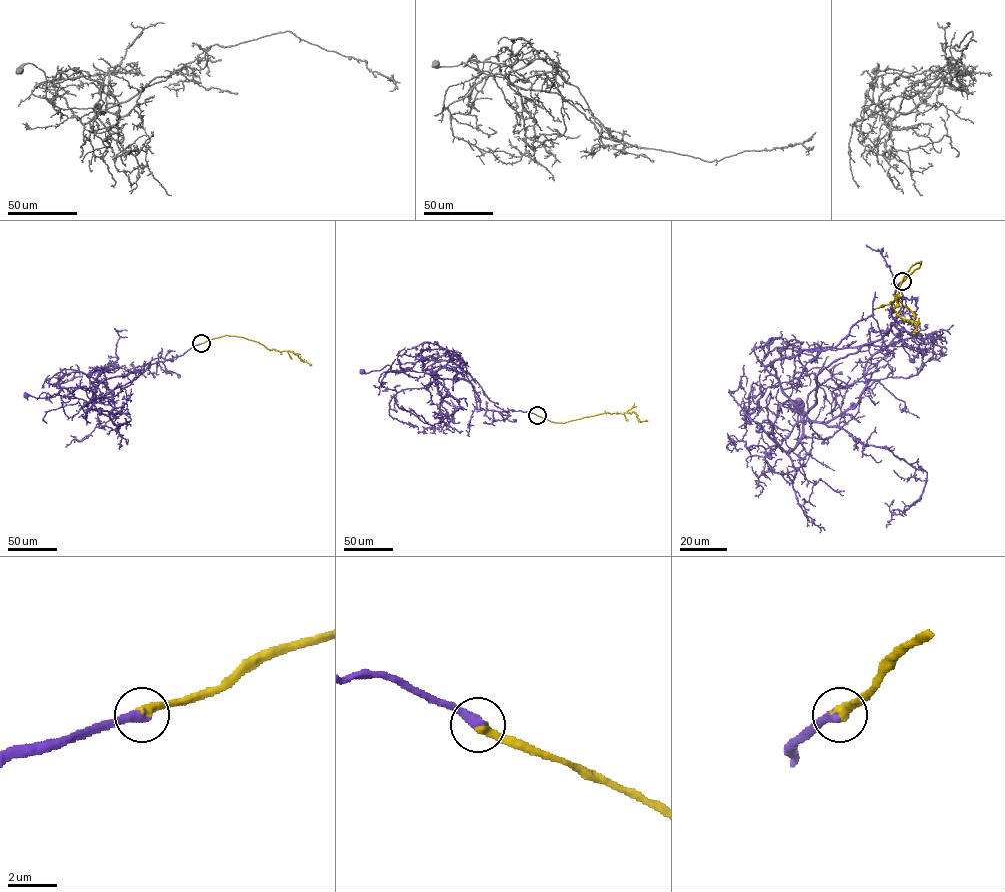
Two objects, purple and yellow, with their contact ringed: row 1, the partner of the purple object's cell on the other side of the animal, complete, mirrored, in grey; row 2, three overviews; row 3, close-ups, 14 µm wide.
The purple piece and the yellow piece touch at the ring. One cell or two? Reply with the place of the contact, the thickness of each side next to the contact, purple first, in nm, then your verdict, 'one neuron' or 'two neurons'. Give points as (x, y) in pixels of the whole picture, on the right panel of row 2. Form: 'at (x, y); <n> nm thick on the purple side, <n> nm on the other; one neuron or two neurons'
at (902, 281); 420 nm thick on the purple side, 440 nm on the other; one neuron

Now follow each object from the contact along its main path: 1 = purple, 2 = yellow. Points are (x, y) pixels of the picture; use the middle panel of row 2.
1: (537, 415), (485, 410), (474, 387), (463, 379), (391, 370), (388, 365), (362, 371)
2: (537, 415), (565, 423), (606, 412), (632, 411), (639, 420), (647, 421)

